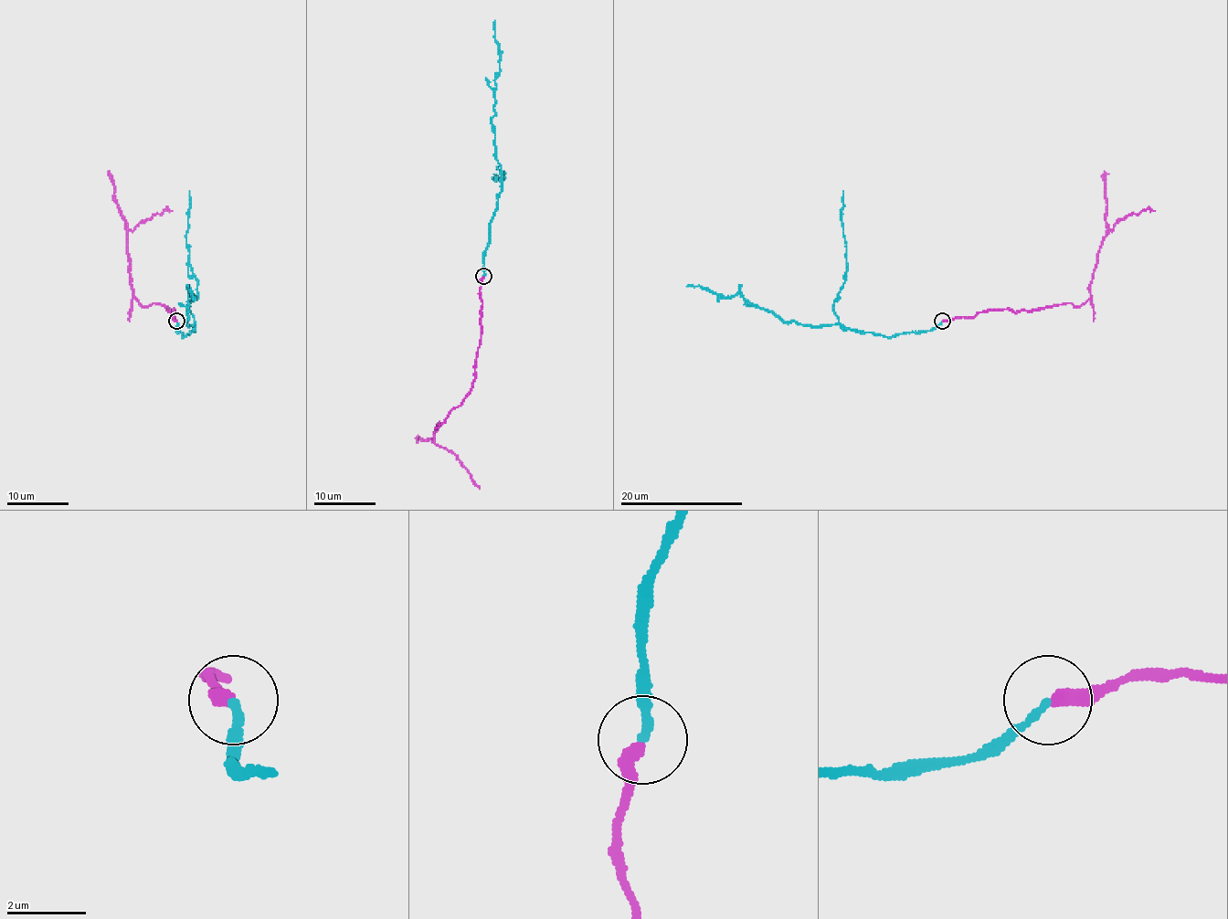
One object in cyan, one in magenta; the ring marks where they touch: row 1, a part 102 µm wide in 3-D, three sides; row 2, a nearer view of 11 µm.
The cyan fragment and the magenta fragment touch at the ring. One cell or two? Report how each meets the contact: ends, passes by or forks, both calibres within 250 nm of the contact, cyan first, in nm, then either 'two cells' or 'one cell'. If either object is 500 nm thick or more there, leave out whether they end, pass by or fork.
cyan ends there; magenta ends there; 200 nm thick on the cyan side, 400 nm on the other; one cell

